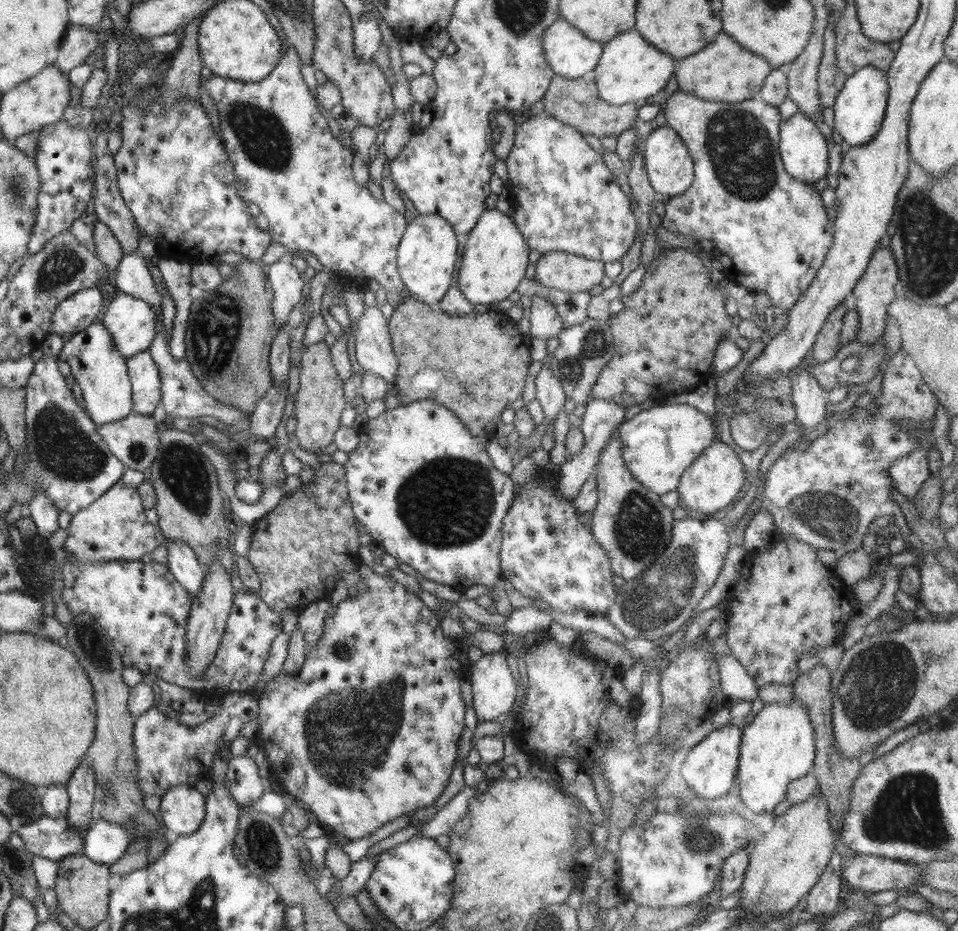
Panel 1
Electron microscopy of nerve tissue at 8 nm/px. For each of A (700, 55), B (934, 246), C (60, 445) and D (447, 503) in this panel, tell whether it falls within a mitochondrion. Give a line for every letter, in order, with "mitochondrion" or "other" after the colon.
A: other
B: mitochondrion
C: mitochondrion
D: mitochondrion

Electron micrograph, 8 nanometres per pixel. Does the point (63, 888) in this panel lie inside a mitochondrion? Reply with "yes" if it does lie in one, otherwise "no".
no

